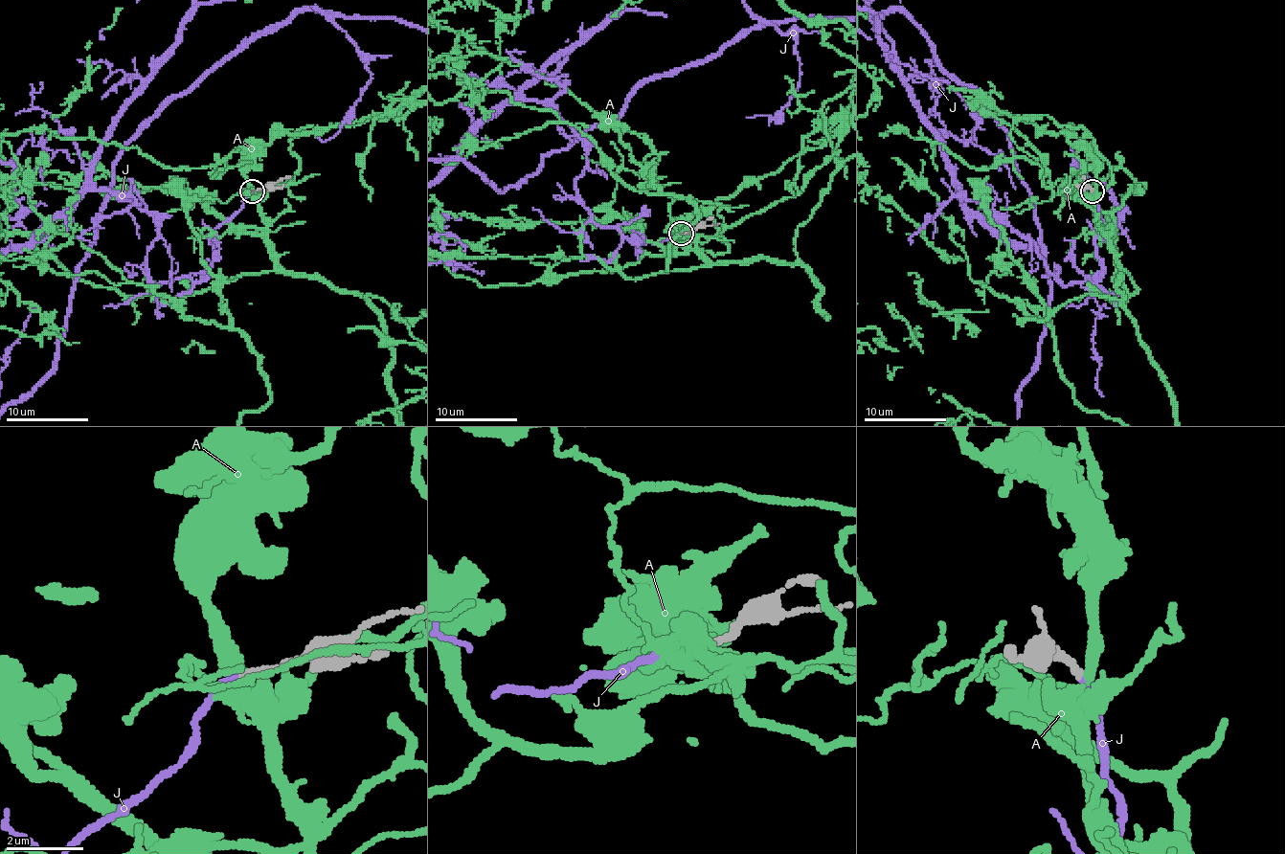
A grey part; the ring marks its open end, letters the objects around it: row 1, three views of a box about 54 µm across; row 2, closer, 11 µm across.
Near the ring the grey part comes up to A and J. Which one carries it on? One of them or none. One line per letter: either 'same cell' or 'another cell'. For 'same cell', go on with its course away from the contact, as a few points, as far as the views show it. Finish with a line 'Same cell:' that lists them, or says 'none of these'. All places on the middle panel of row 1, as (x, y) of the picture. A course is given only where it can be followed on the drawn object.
A: another cell
J: same cell
Same cell: J

